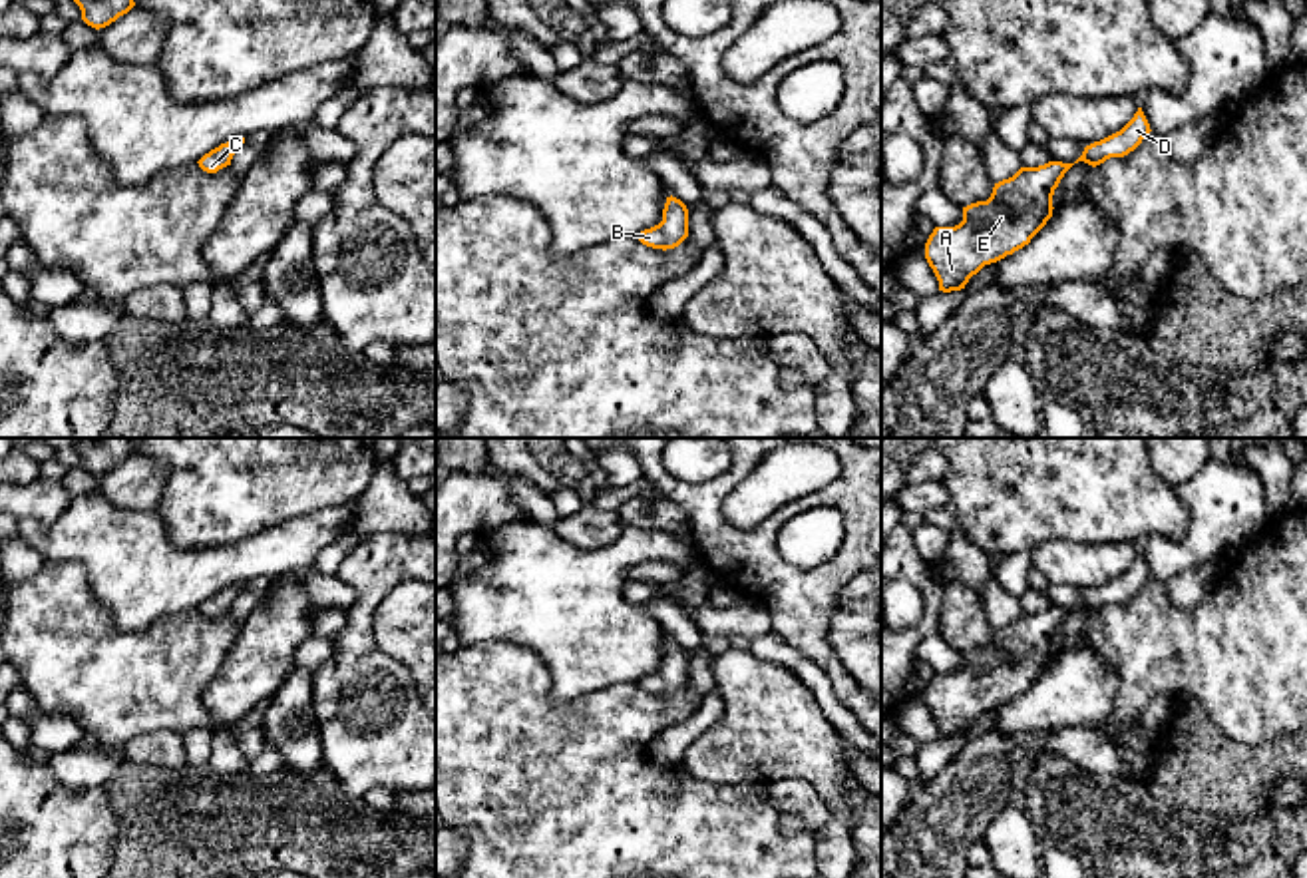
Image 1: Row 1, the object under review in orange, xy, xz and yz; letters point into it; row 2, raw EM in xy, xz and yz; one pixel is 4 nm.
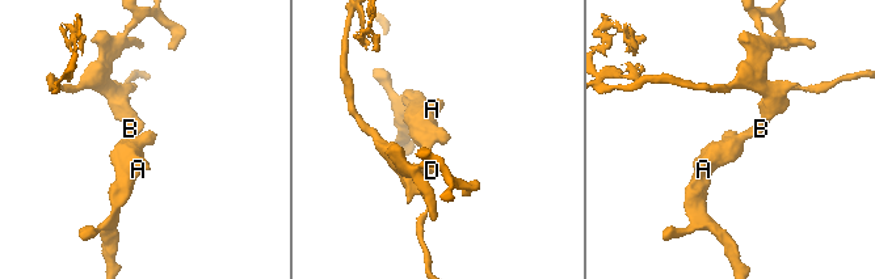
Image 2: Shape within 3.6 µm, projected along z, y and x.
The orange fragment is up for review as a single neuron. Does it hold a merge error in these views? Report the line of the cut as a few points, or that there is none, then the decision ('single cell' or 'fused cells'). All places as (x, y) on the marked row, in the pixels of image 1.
cut none; single cell

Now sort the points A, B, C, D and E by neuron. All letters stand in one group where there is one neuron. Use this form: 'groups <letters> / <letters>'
groups A B C D E

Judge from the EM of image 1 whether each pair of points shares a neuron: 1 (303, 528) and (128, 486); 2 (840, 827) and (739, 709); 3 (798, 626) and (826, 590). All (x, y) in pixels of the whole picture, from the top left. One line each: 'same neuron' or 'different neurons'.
1: different neurons
2: same neuron
3: same neuron

